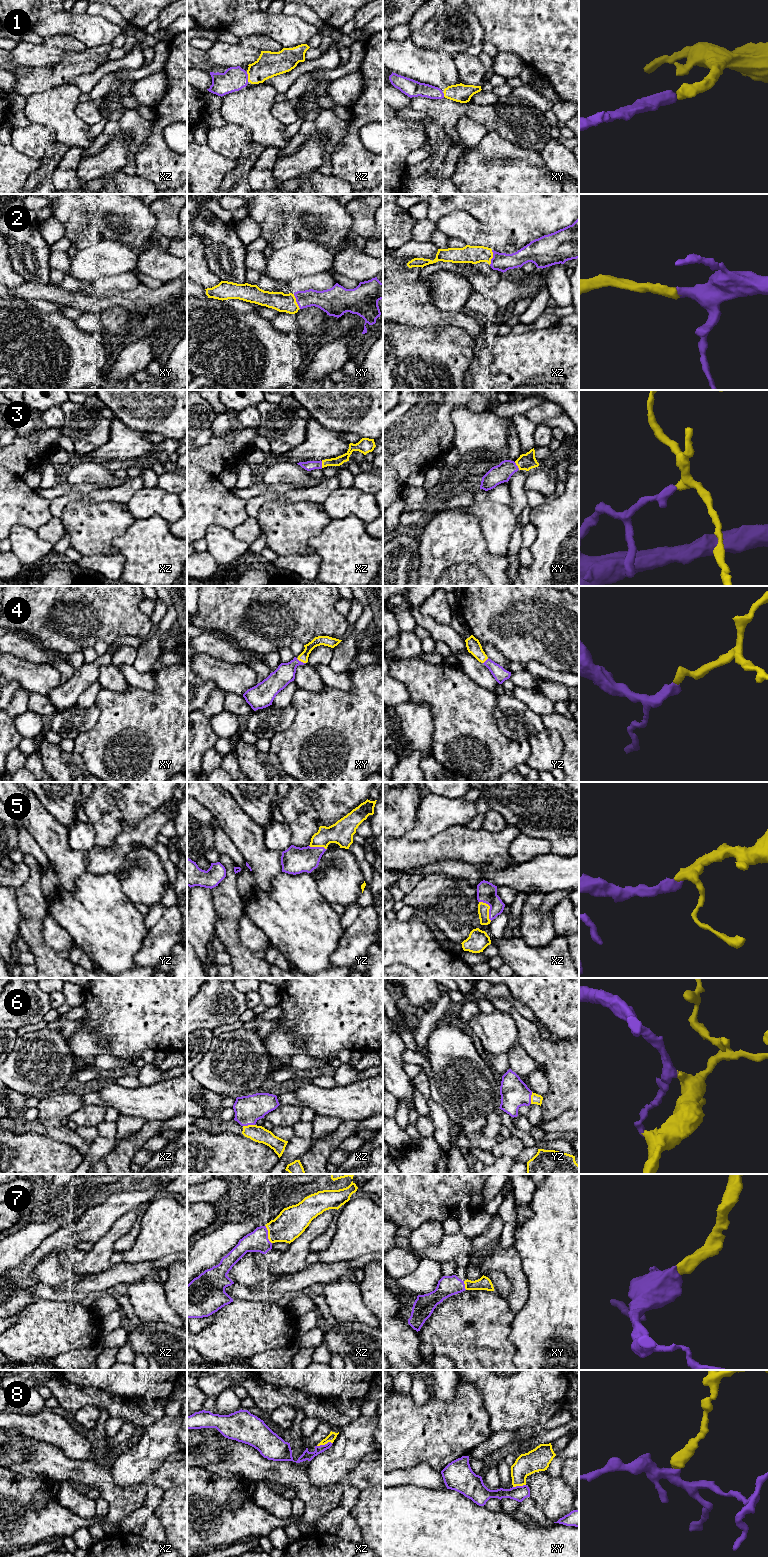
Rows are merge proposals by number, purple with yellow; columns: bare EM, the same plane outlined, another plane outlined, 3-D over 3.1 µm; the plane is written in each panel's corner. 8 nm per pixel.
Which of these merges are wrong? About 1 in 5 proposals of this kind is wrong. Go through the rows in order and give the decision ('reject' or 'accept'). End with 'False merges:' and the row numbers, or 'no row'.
1: accept
2: accept
3: accept
4: accept
5: accept
6: accept
7: accept
8: reject
False merges: 8

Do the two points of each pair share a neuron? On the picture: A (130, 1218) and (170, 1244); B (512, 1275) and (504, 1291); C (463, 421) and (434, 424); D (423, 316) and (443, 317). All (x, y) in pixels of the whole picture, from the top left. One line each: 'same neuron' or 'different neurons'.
A: different neurons
B: different neurons
C: different neurons
D: same neuron

